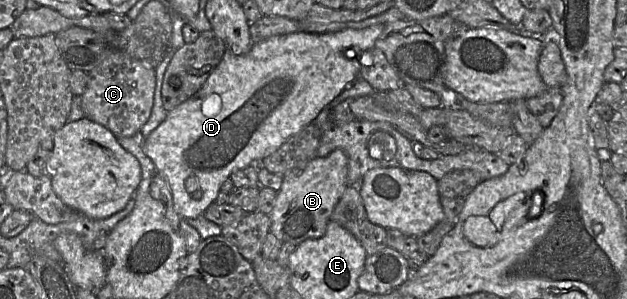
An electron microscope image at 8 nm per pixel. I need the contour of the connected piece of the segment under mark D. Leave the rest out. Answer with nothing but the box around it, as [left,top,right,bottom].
[144,24,384,219]

